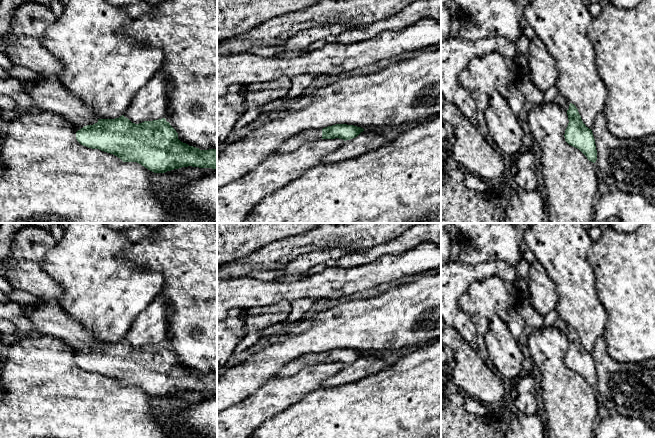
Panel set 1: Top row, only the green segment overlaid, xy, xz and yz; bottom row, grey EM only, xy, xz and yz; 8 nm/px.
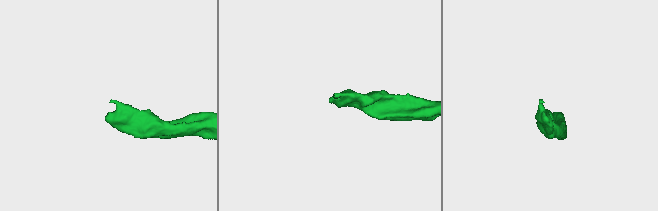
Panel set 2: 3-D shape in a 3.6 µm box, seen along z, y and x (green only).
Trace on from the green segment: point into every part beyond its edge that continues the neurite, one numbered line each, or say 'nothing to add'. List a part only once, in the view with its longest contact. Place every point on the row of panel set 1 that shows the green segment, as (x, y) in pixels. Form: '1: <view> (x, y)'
1: xy (48, 94)

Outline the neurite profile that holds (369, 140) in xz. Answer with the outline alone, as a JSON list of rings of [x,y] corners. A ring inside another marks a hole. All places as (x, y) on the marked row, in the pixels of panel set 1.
[[[364,129],[357,137],[344,141],[338,149],[323,157],[320,164],[338,163],[360,157],[384,146],[388,141],[380,130]]]

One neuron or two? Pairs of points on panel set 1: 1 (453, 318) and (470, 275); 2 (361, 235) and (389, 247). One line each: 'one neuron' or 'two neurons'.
1: one neuron
2: two neurons

